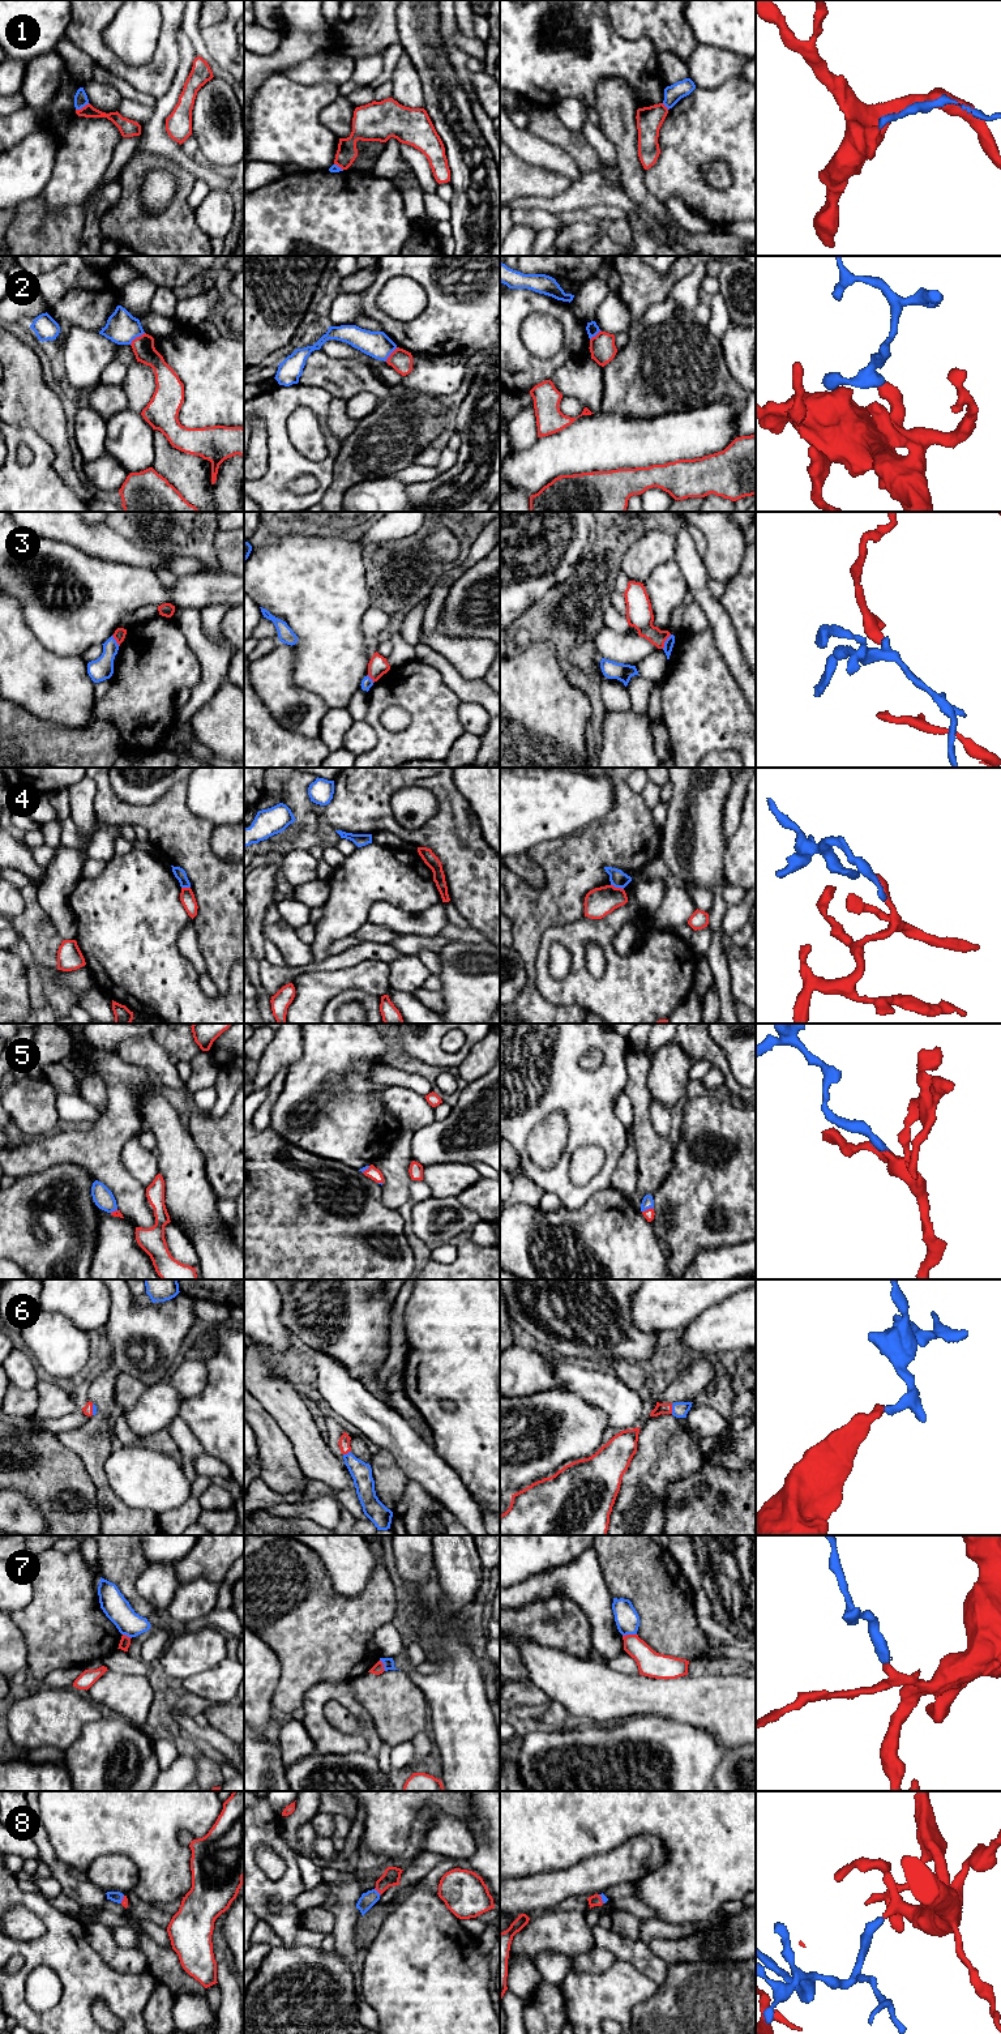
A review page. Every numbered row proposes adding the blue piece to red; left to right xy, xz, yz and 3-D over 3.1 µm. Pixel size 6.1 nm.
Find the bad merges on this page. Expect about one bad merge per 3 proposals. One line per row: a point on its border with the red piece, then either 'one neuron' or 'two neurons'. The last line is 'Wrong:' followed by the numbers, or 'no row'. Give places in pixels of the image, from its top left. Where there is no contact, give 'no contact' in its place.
1: contact xy (82, 107); two neurons
2: contact xy (137, 337); two neurons
3: contact yz (664, 641); two neurons
4: contact yz (617, 888); two neurons
5: contact yz (647, 1209); one neuron
6: contact yz (671, 1409); one neuron
7: contact yz (629, 1635); two neurons
8: contact xz (377, 1891); one neuron
Wrong: 1, 2, 3, 4, 7

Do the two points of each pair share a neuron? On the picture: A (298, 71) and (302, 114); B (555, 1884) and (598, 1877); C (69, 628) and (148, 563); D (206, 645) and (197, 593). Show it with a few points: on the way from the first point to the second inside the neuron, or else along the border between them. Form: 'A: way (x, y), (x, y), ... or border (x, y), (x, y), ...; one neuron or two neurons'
A: border (281, 72), (304, 84), (330, 81); two neurons
B: way (565, 1883), (587, 1877); one neuron
C: border (112, 560), (145, 567), (153, 572); two neurons
D: border (175, 607), (195, 607), (199, 610); two neurons

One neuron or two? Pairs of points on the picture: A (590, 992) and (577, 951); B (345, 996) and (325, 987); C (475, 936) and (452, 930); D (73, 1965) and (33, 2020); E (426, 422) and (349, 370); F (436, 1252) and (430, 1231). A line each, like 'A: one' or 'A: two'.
A: one
B: two
C: one
D: one
E: two
F: two

